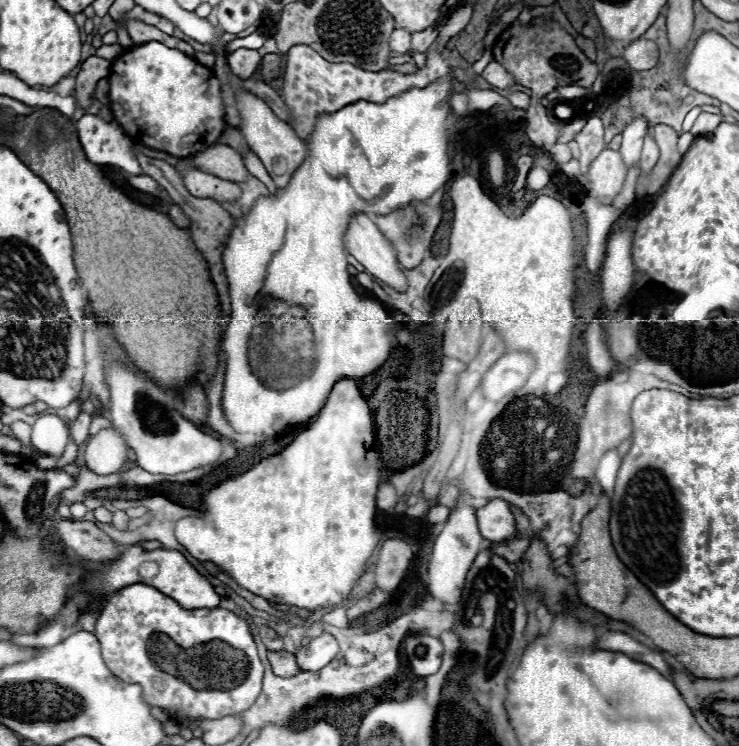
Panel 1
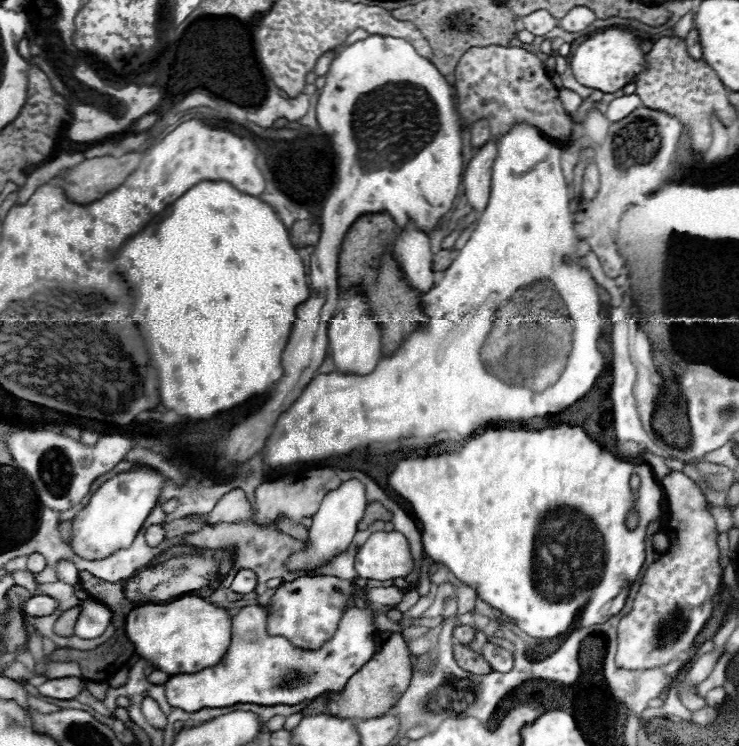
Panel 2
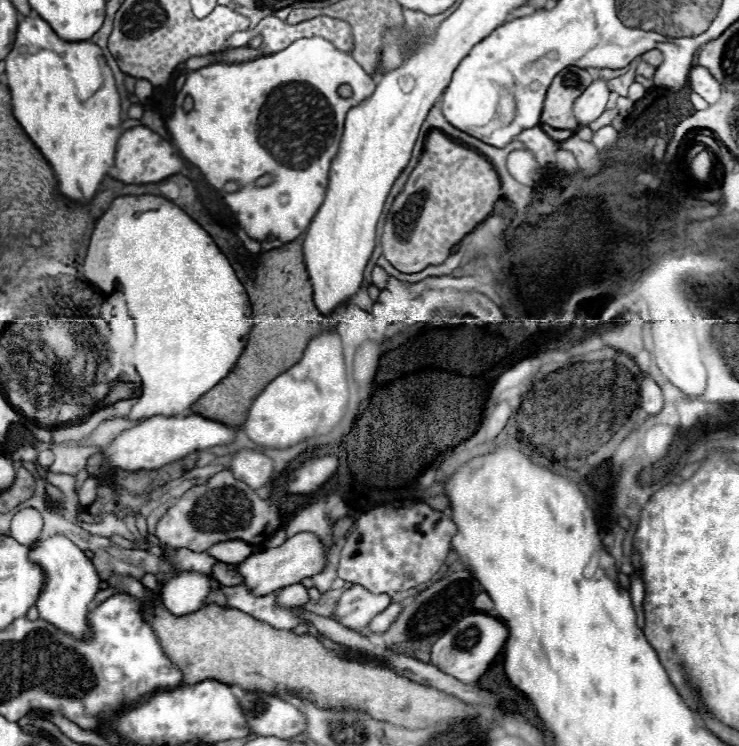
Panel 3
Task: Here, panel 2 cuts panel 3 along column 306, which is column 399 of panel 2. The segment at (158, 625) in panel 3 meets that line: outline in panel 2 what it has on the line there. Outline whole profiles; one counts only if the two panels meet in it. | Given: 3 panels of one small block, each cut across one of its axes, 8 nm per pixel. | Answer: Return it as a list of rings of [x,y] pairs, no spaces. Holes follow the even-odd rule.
[[[388,634],[388,638],[378,646],[374,658],[364,664],[344,686],[340,694],[326,694],[310,702],[302,714],[328,714],[336,718],[354,718],[354,720],[368,720],[370,716],[384,716],[400,698],[402,692],[410,686],[412,678],[412,660],[410,650],[400,634]]]

